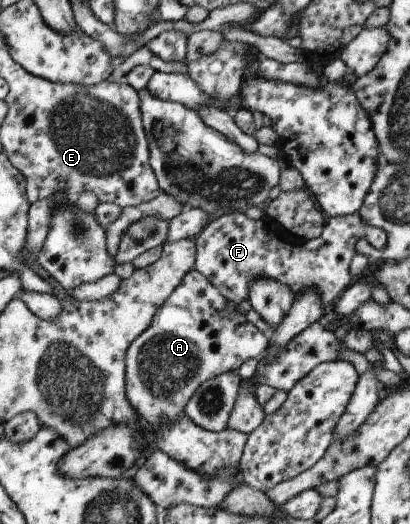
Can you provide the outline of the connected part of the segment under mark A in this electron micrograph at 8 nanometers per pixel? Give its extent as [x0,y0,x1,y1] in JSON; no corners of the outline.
[125,269,267,435]

